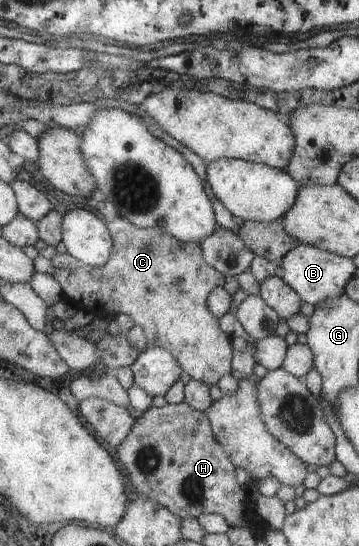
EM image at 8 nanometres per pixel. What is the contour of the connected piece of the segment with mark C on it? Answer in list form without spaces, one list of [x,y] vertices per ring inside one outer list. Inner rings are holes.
[[[123,217],[112,220],[106,228],[113,246],[104,265],[88,267],[67,253],[56,253],[50,259],[54,268],[51,276],[60,286],[64,299],[76,309],[91,311],[96,316],[128,316],[142,330],[147,345],[167,351],[190,379],[204,382],[208,387],[216,385],[222,376],[231,372],[234,351],[231,348],[232,337],[220,330],[218,320],[208,311],[205,303],[210,292],[221,287],[225,278],[204,261],[198,243],[180,243],[162,228],[142,229],[133,226]]]

